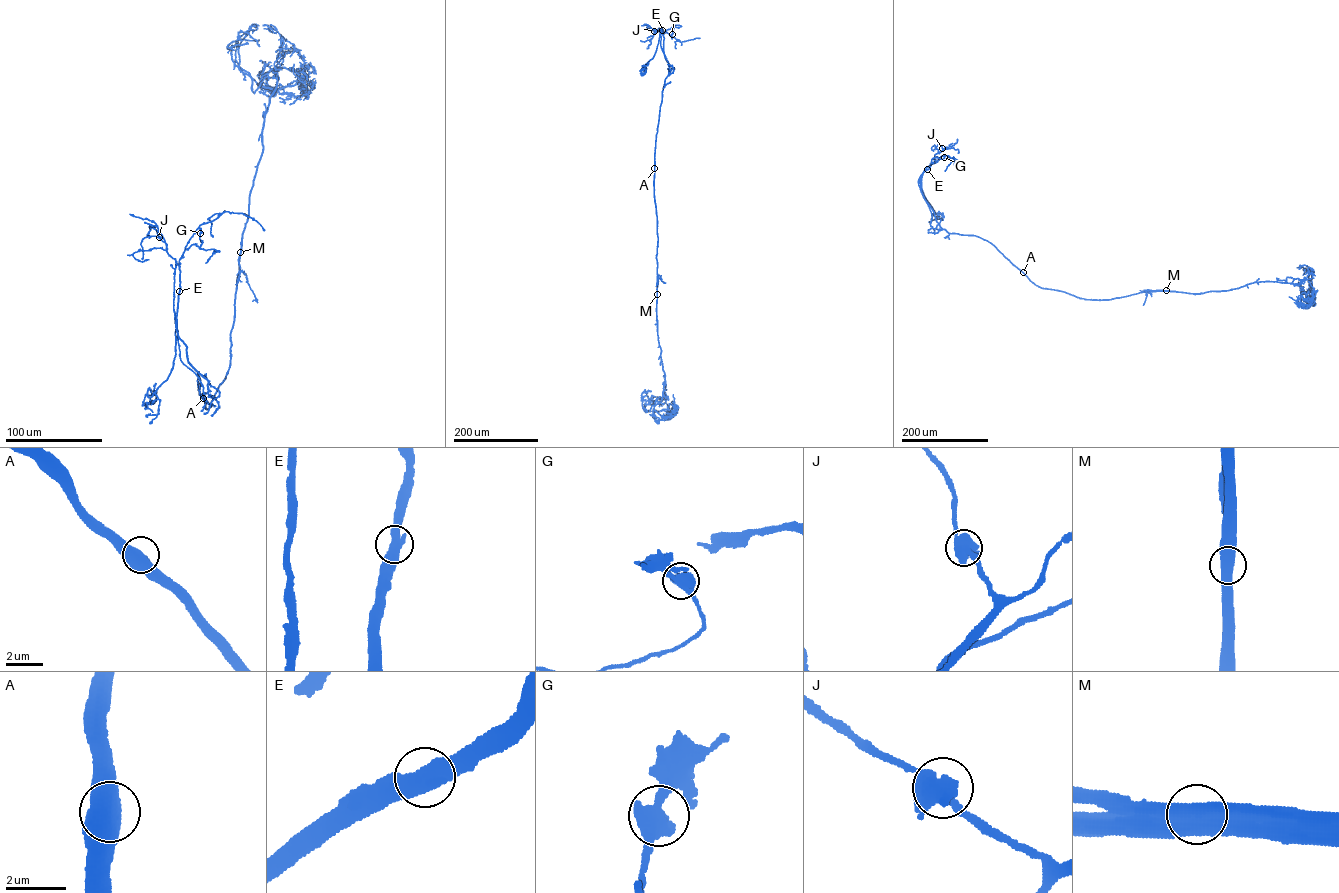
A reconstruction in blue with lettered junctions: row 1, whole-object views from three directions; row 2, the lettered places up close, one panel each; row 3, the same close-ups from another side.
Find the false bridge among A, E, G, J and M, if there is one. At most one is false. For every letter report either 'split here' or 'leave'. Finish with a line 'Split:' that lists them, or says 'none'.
A: leave
E: leave
G: leave
J: leave
M: split here
Split: M

